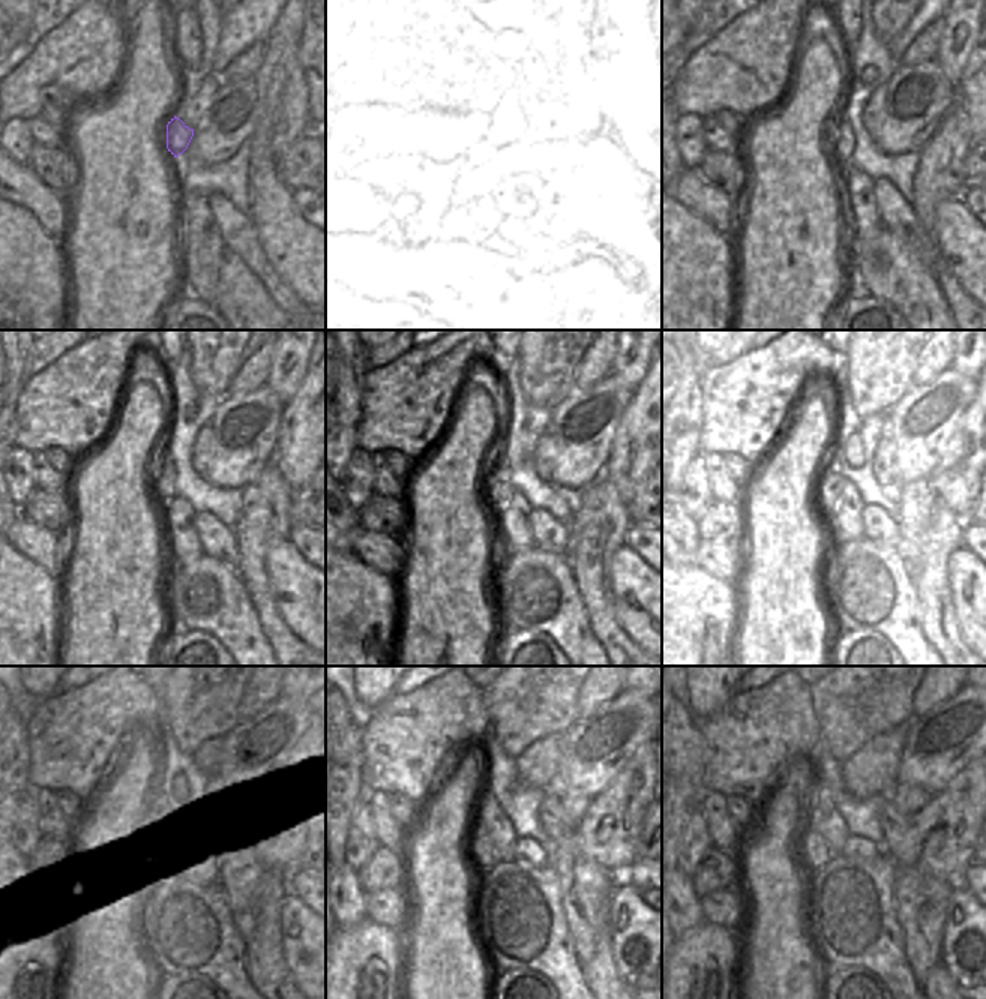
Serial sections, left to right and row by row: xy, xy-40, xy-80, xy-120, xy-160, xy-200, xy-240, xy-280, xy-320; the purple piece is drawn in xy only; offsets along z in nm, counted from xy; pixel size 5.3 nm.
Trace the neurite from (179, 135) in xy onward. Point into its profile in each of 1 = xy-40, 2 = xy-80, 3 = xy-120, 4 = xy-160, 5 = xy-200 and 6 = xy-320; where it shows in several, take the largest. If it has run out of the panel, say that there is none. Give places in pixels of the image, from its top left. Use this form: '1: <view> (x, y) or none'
1: xy-40 (509, 132)
2: xy-80 (842, 138)
3: xy-120 (164, 483)
4: xy-160 (499, 489)
5: xy-200 (830, 483)
6: xy-320 (815, 852)

